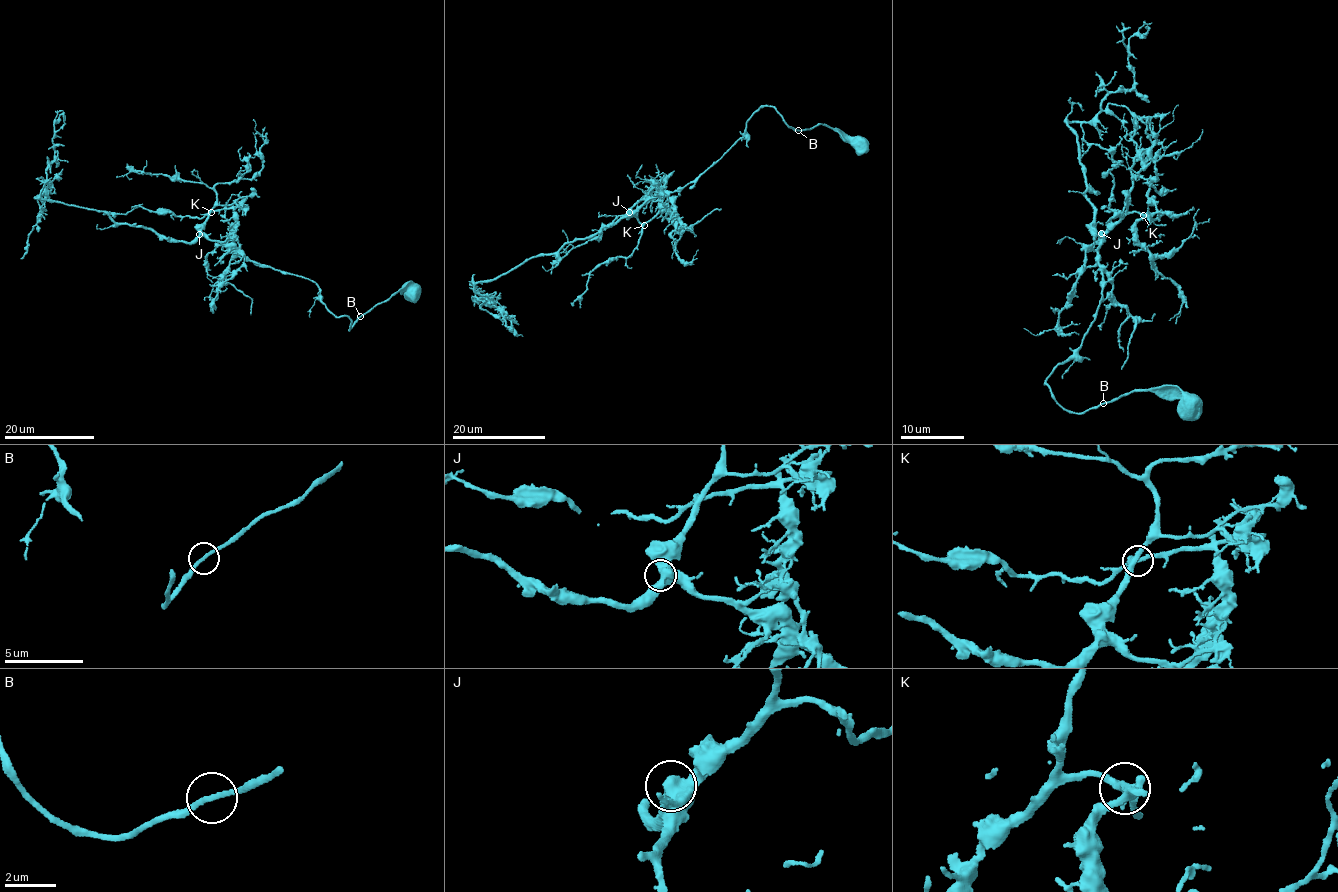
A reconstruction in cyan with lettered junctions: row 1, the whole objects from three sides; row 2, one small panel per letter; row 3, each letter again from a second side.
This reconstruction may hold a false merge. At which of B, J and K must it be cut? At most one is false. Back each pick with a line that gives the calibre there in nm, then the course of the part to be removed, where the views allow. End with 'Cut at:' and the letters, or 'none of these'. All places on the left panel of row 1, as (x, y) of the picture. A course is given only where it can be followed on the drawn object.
Cut at: none of these

